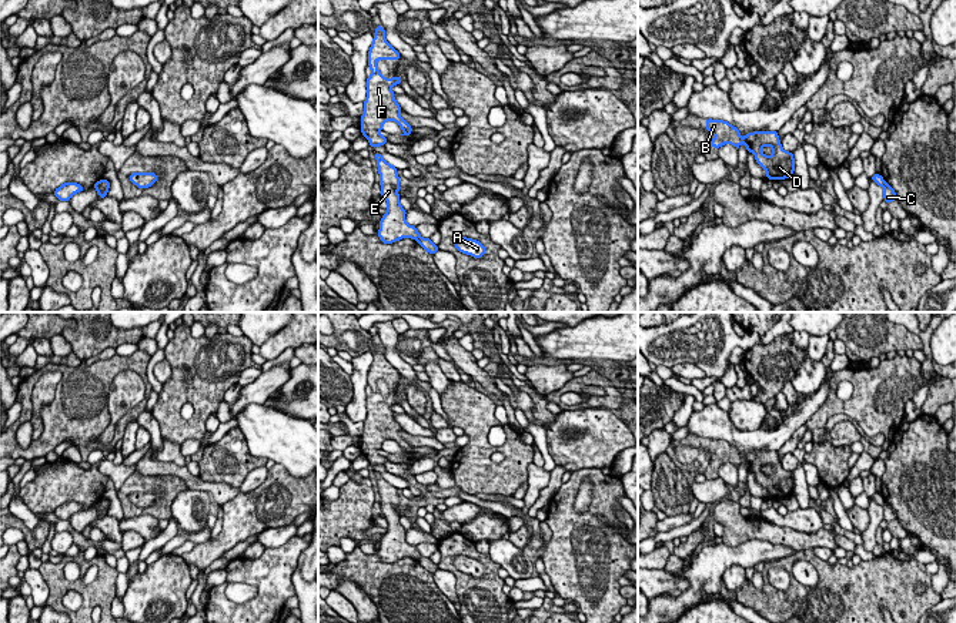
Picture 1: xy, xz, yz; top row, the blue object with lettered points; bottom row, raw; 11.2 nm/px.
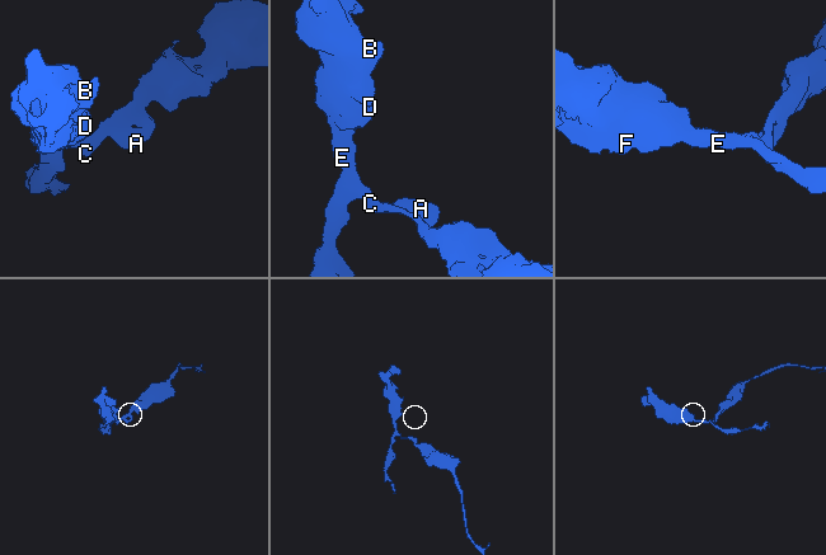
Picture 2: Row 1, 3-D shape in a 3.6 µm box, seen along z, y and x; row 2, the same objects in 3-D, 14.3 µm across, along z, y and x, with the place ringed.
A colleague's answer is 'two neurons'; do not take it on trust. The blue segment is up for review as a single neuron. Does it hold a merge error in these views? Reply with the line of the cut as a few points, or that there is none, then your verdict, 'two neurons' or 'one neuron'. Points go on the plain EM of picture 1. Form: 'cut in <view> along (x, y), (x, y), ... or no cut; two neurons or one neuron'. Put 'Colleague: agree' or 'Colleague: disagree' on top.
Colleague: agree
cut in xz along (421, 556), (417, 559); two neurons

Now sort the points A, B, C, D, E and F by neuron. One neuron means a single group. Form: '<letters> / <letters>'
A C / B D E F

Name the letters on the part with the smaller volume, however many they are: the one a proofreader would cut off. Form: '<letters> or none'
B, D, E, F

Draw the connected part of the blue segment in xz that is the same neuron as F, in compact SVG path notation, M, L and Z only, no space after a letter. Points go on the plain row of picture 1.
M377 345L372 364L368 371L368 385L371 395L367 396L367 418L364 421L364 432L361 435L361 452L370 460L374 468L377 465L384 466L388 460L380 453L385 441L395 441L404 450L401 455L412 453L412 446L400 436L402 428L394 418L392 405L401 403L400 396L384 398L377 386L377 379L400 379L400 372L385 359L385 349L382 345Z

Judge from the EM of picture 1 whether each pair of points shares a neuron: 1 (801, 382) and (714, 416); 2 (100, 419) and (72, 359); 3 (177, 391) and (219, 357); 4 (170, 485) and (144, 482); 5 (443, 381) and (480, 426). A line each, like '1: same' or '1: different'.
1: different
2: different
3: same
4: same
5: different

